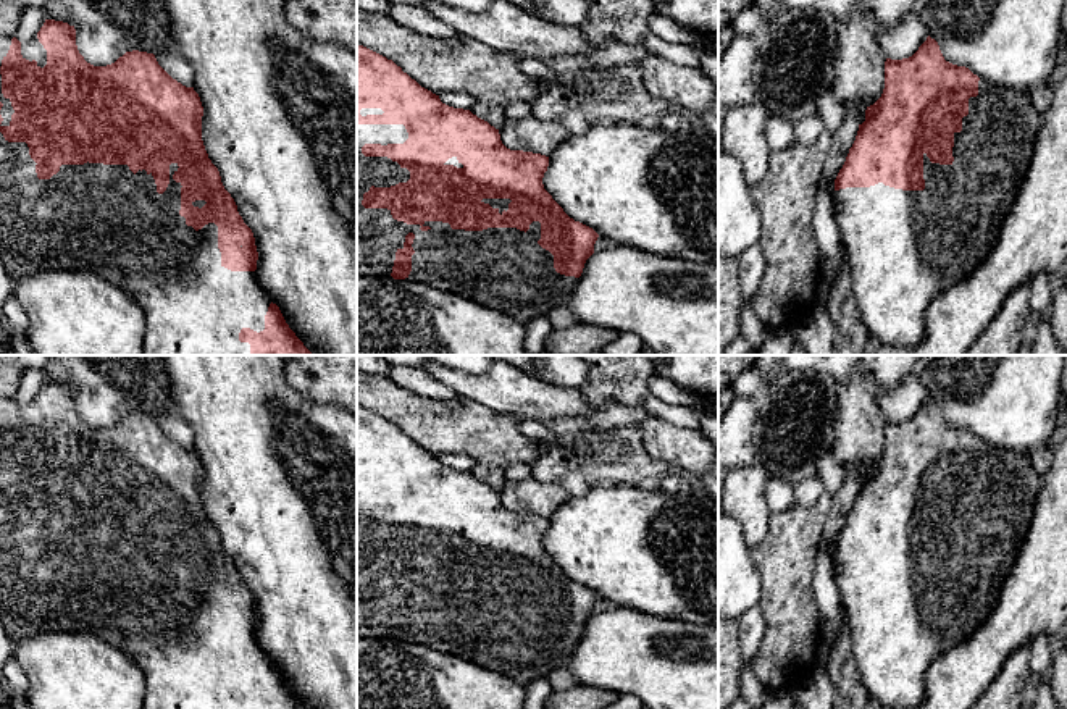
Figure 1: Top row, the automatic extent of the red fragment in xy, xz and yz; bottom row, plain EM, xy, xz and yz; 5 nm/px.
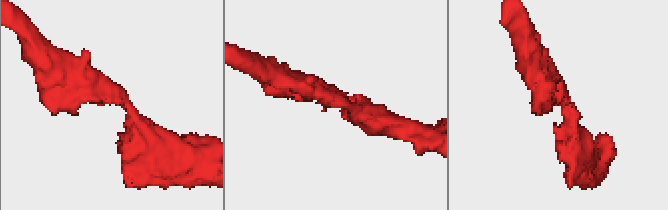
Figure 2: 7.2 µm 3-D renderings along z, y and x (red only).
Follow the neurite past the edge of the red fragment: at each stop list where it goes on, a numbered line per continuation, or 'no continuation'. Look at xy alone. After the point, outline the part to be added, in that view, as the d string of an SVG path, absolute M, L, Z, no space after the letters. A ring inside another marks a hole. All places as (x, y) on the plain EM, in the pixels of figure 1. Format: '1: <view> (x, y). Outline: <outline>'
1: xy (97, 580). Outline: M0 494L0 622L11 641L39 633L68 631L92 635L123 651L144 673L142 709L250 709L239 703L242 690L265 691L271 665L255 633L231 633L221 627L218 588L195 593L181 572L181 544L173 541L178 525L169 527L169 546L163 556L145 531L136 536L128 527L61 527L50 541L39 541L26 504L8 504Z

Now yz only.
1: yz (904, 609). Outline: M980 441L978 457L969 460L962 493L954 494L954 523L931 525L923 515L923 552L902 552L878 544L830 556L846 609L856 669L873 706L918 707L928 665L969 640L996 609L1031 528L1040 488L1041 476L1028 452Z

